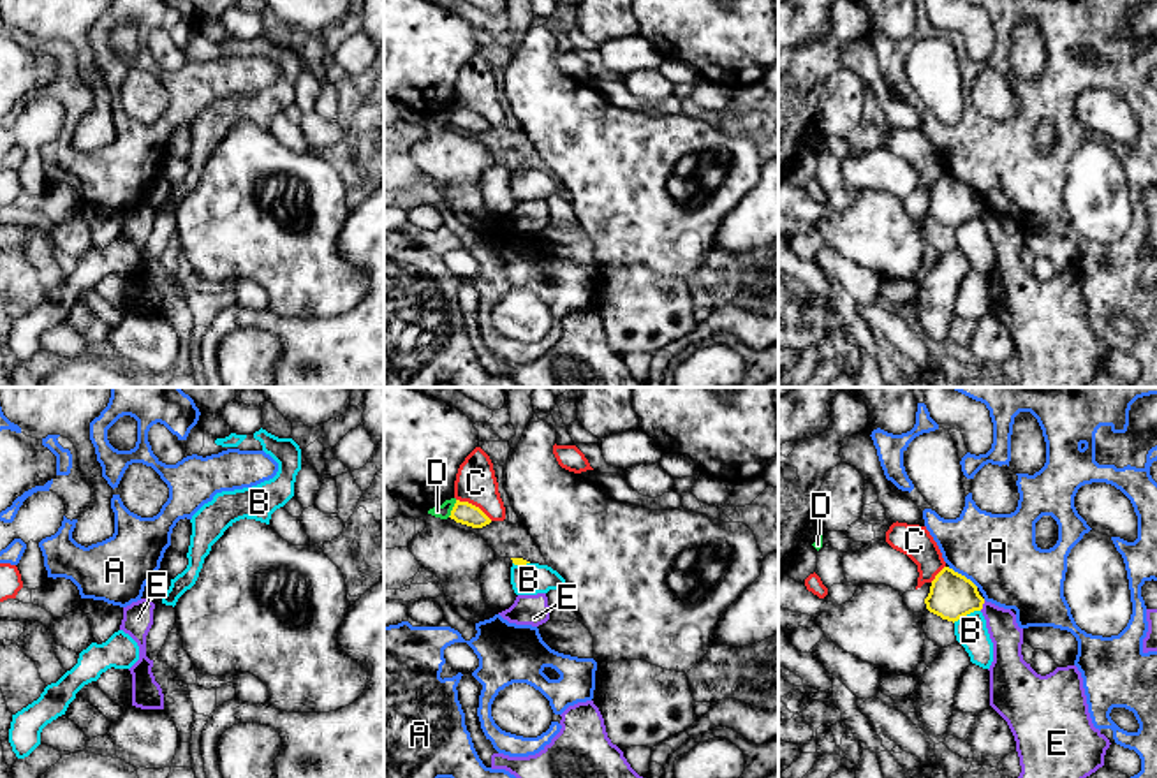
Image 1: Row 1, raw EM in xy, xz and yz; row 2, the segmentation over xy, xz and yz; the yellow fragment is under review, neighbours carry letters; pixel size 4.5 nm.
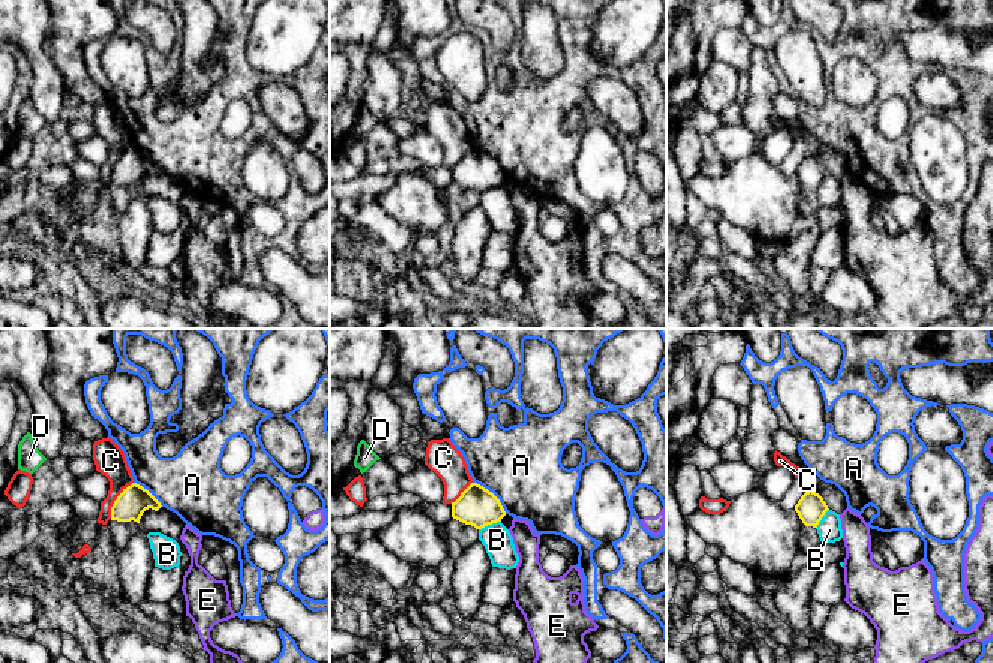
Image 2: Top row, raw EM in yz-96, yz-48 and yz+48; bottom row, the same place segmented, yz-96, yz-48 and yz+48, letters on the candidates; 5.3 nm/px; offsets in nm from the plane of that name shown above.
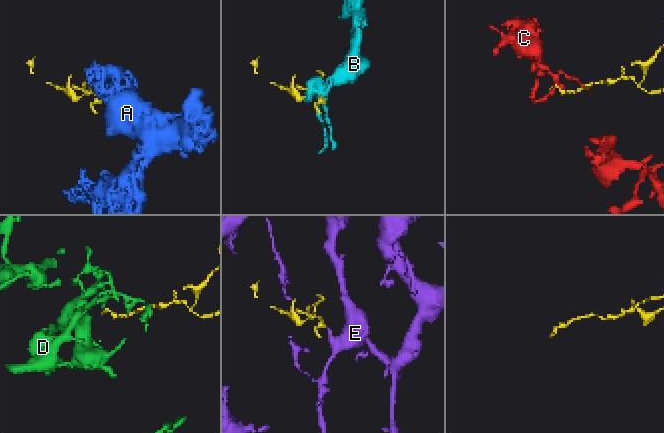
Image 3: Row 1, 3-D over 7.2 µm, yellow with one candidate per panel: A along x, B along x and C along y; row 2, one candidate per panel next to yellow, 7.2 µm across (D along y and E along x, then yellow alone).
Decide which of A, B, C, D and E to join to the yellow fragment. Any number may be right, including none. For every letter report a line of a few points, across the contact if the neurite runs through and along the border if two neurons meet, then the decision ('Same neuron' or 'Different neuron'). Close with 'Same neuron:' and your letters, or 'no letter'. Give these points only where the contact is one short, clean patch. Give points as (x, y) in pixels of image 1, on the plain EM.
A: Line: yz (948, 173), (964, 180), (978, 192). Different neuron
B: Different neuron
C: Different neuron
D: Line: xz (456, 106), (448, 122). Different neuron
E: Line: yz (985, 206), (980, 215). Different neuron
Same neuron: no letter

